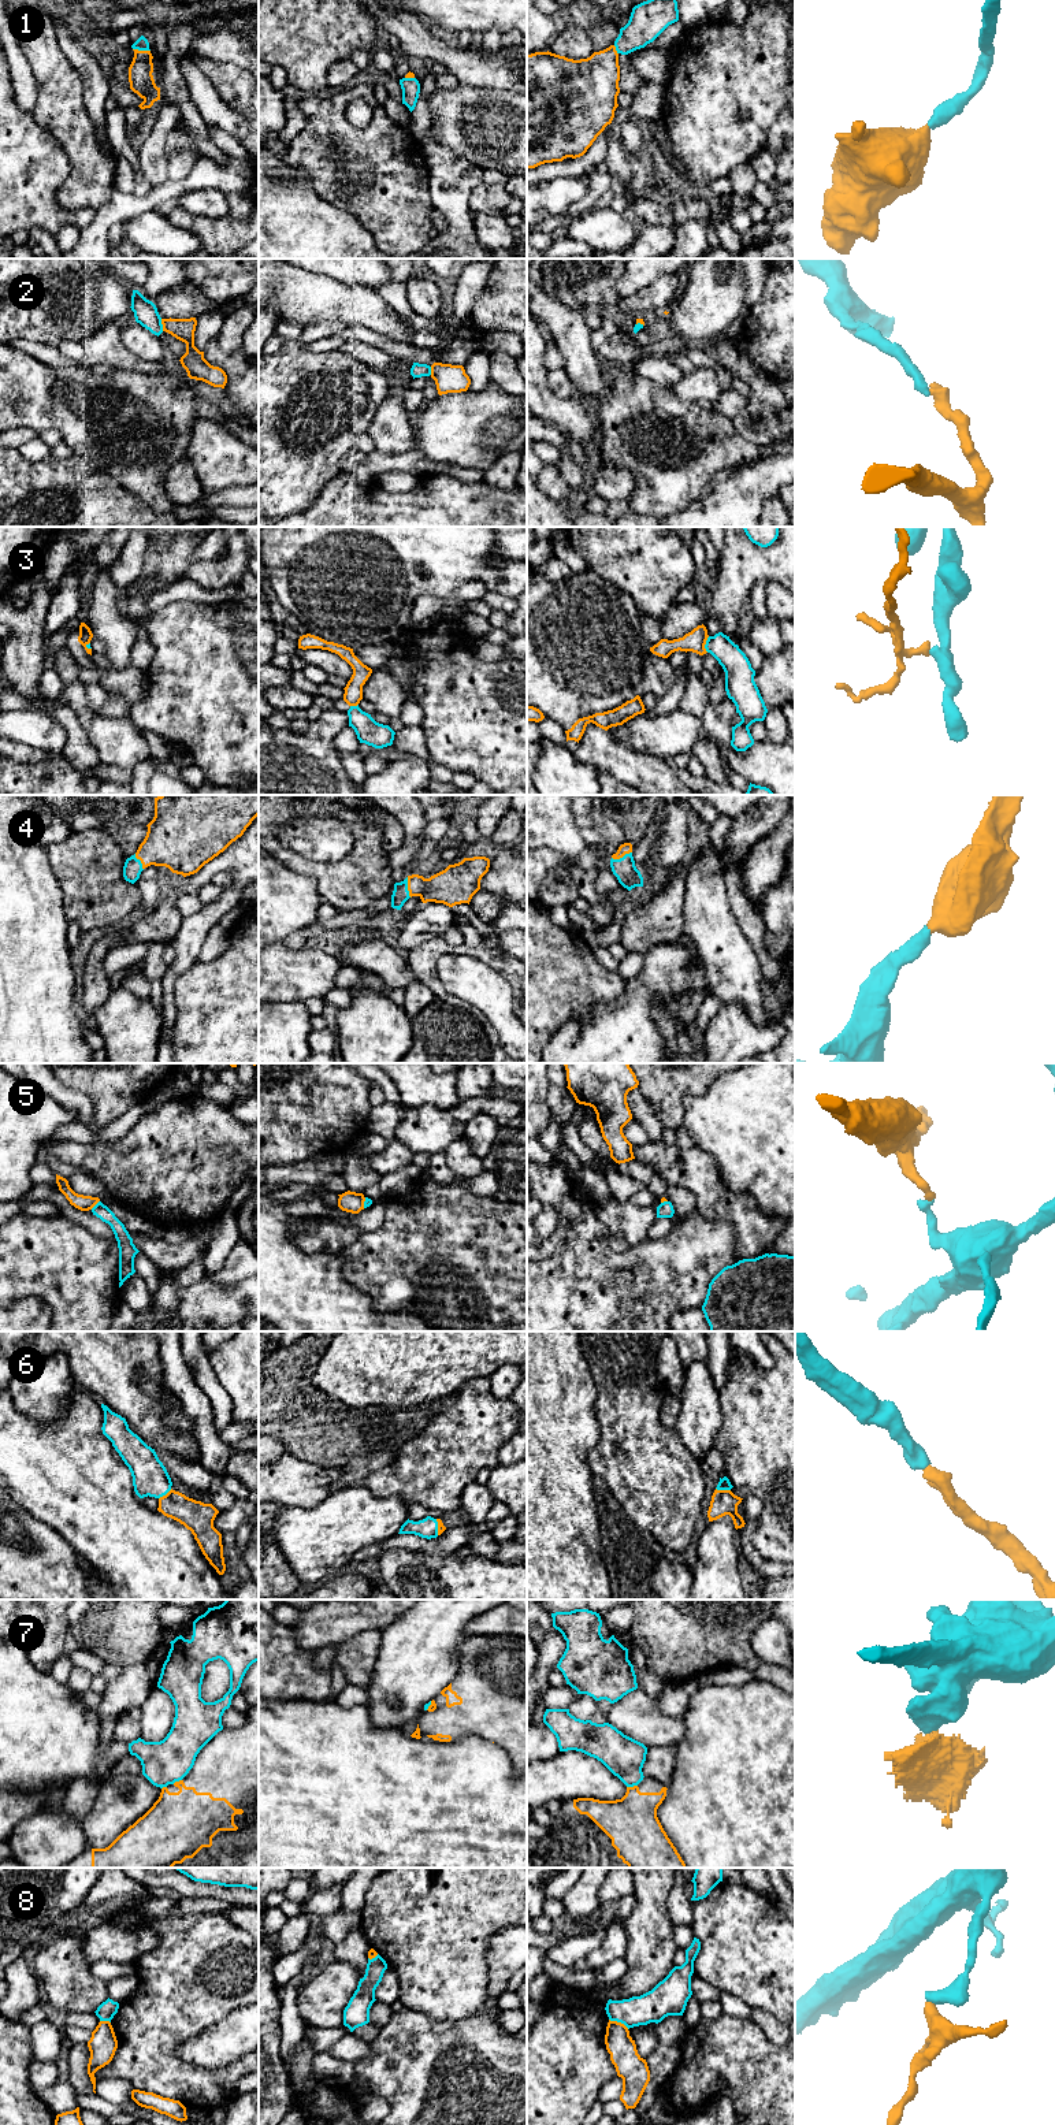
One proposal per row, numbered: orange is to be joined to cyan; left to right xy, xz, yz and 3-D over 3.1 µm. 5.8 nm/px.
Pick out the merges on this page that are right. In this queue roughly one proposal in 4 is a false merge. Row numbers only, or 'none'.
1, 4, 6

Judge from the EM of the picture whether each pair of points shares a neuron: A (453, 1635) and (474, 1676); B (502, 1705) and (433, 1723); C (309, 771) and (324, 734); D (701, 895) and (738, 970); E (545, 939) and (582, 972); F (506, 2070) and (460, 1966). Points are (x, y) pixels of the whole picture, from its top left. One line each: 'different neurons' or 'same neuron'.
A: different neurons
B: same neuron
C: same neuron
D: same neuron
E: same neuron
F: different neurons

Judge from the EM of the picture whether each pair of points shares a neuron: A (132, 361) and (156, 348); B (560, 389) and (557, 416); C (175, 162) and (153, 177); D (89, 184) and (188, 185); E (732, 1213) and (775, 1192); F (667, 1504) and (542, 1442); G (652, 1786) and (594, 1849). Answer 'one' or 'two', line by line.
A: two
B: two
C: two
D: two
E: two
F: two
G: one

